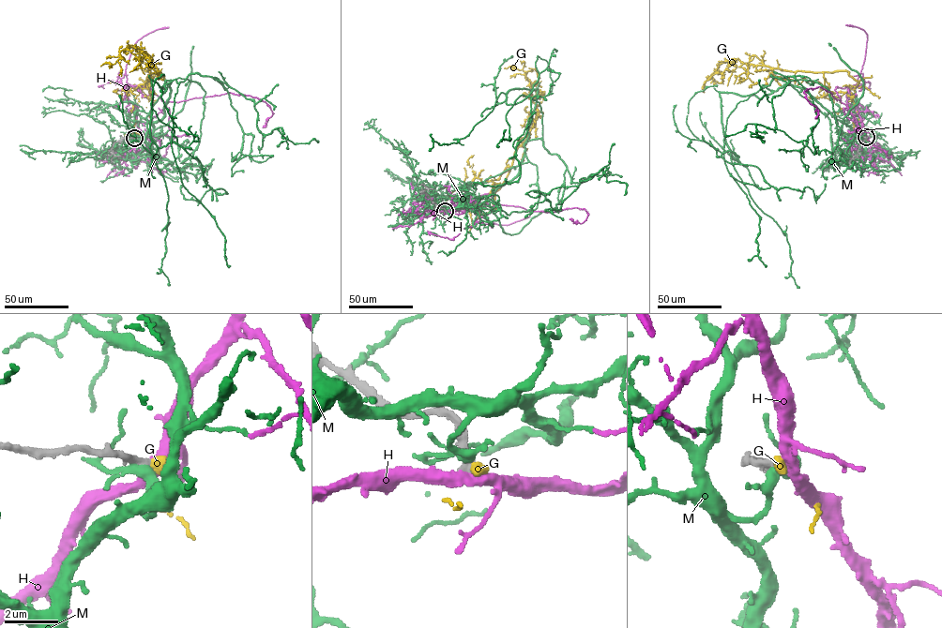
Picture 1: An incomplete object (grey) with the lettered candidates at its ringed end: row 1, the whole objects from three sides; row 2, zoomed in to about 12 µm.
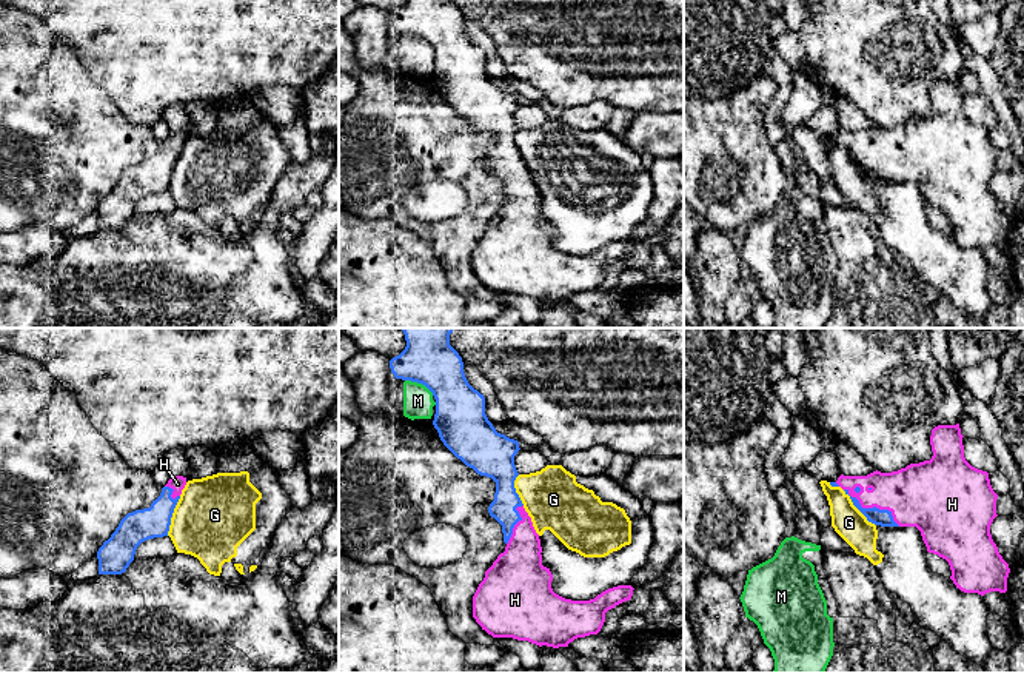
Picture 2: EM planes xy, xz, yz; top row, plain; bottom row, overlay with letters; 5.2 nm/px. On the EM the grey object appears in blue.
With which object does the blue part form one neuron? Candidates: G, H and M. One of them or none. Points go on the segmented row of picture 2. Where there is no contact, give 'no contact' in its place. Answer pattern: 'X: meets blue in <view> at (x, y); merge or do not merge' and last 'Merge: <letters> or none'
G: meets blue in yz at (856, 507); do not merge
H: meets blue in yz at (873, 507); merge
M: meets blue in xz at (419, 382); do not merge
Merge: H

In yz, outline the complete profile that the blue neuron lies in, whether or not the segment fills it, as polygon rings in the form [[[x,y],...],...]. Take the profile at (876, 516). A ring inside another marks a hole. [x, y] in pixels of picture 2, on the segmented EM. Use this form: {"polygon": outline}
{"polygon": [[[959,424],[932,430],[930,460],[910,464],[892,473],[873,471],[867,476],[841,474],[832,487],[841,487],[868,522],[881,527],[916,527],[929,553],[950,565],[950,579],[964,593],[984,596],[1007,591],[1009,564],[1002,559],[990,534],[996,514],[998,494],[989,473],[972,467],[964,457]]]}

